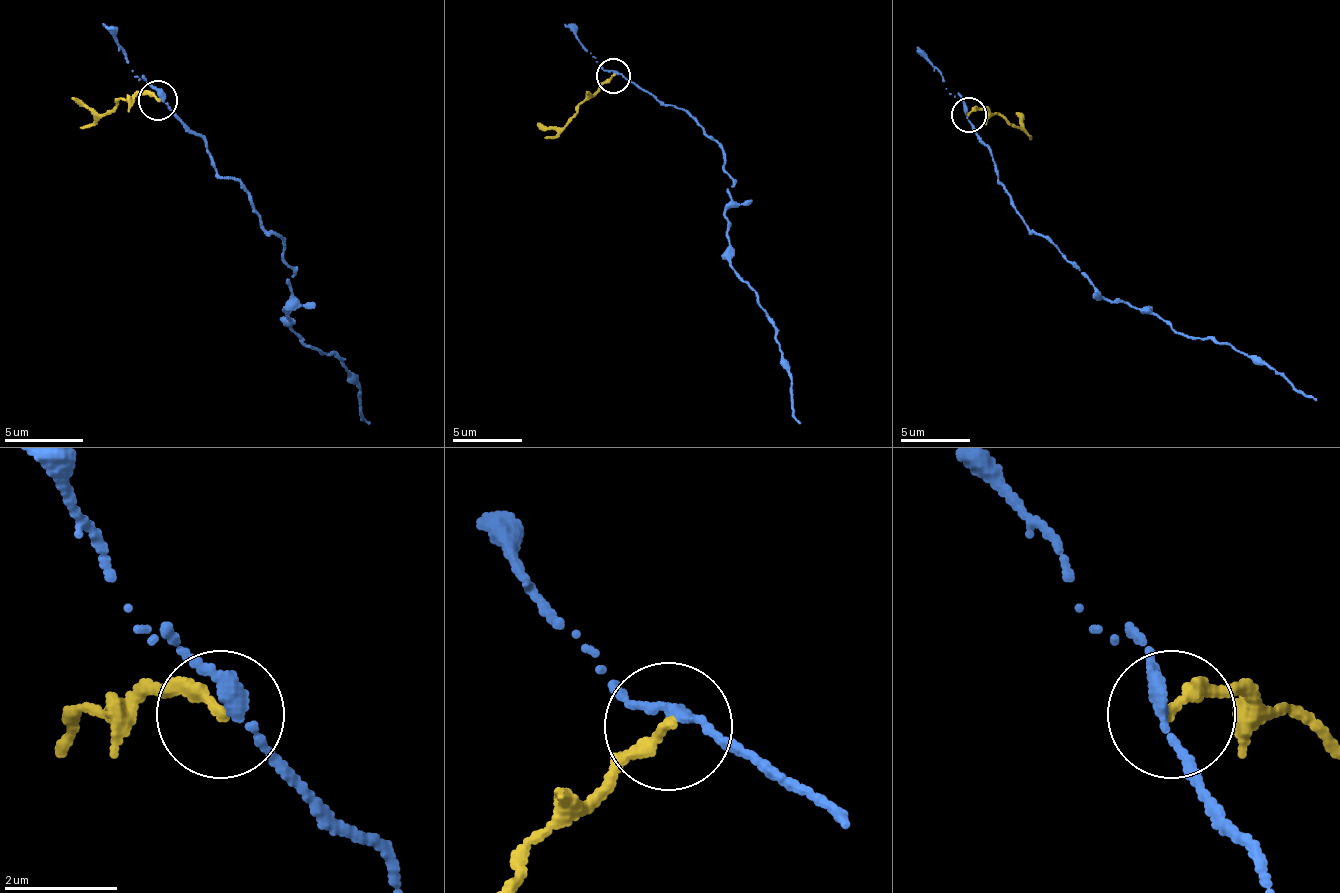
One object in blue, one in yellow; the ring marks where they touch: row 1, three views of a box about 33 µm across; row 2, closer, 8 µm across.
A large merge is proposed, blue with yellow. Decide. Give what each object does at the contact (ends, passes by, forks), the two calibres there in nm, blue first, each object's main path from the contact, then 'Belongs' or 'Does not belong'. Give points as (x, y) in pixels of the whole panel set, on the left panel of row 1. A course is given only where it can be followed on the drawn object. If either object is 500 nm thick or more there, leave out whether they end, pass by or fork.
At the ring blue passes by. At the ring yellow ends. Thickness 200 nm (blue) against 240 nm. Course of blue: (161, 99), (278, 236), (294, 268), (290, 326), (321, 354), (333, 354), (361, 385), (361, 417), (369, 424). Course of yellow: (157, 99), (129, 95), (102, 115), (78, 107), (71, 99). Does not belong

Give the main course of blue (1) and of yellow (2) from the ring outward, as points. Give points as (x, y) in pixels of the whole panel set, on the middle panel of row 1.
1: (616, 73), (681, 107), (720, 146), (733, 180), (727, 215), (730, 267), (775, 329), (799, 423)
2: (612, 76), (564, 125), (543, 128), (536, 121)

